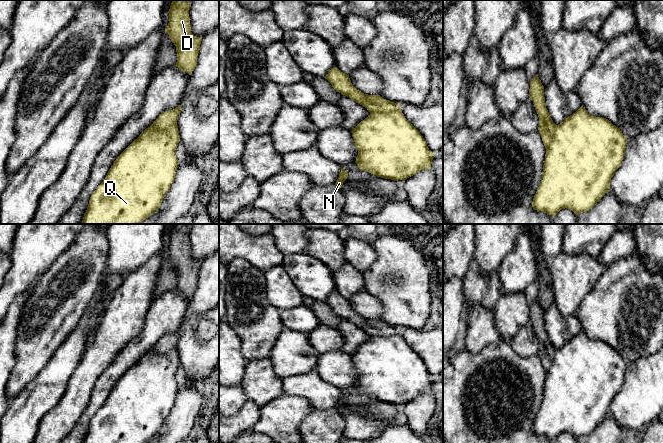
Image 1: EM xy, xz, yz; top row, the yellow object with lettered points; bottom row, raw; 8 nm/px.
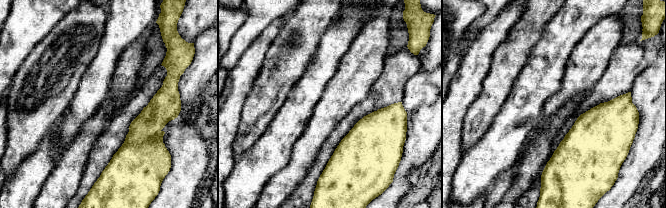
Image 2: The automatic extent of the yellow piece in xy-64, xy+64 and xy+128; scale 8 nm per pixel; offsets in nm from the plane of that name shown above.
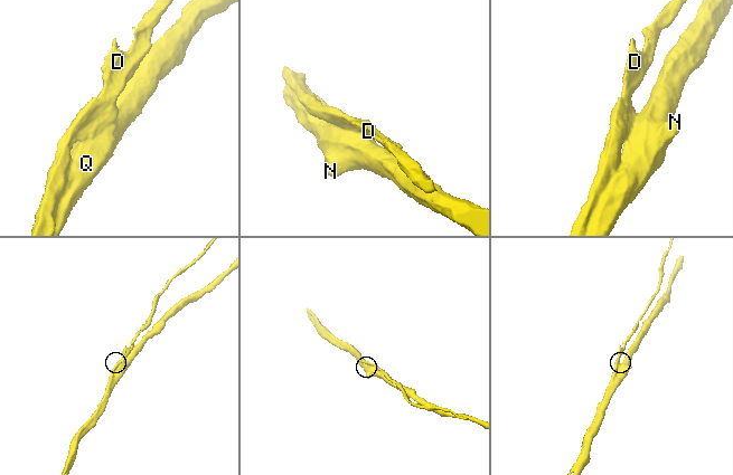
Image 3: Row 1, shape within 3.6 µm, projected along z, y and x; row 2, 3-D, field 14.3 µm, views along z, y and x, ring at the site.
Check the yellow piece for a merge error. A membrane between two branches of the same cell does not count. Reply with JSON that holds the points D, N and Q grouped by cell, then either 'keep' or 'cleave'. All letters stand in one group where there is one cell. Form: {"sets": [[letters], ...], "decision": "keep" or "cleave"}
{"sets": [["D"], ["N", "Q"]], "decision": "cleave"}

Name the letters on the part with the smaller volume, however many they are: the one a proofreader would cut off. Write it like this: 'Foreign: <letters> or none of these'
Foreign: D

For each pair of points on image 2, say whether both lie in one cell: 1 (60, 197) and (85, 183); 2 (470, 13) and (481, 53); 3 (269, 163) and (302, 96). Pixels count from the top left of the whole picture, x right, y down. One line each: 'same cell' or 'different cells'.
1: different cells
2: different cells
3: same cell

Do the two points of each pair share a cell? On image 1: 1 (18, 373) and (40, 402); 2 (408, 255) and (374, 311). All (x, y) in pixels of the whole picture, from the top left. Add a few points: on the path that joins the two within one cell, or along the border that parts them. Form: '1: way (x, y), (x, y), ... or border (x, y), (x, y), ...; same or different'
1: border (43, 367), (10, 400); different
2: border (365, 290), (380, 301), (381, 316), (379, 318); different

